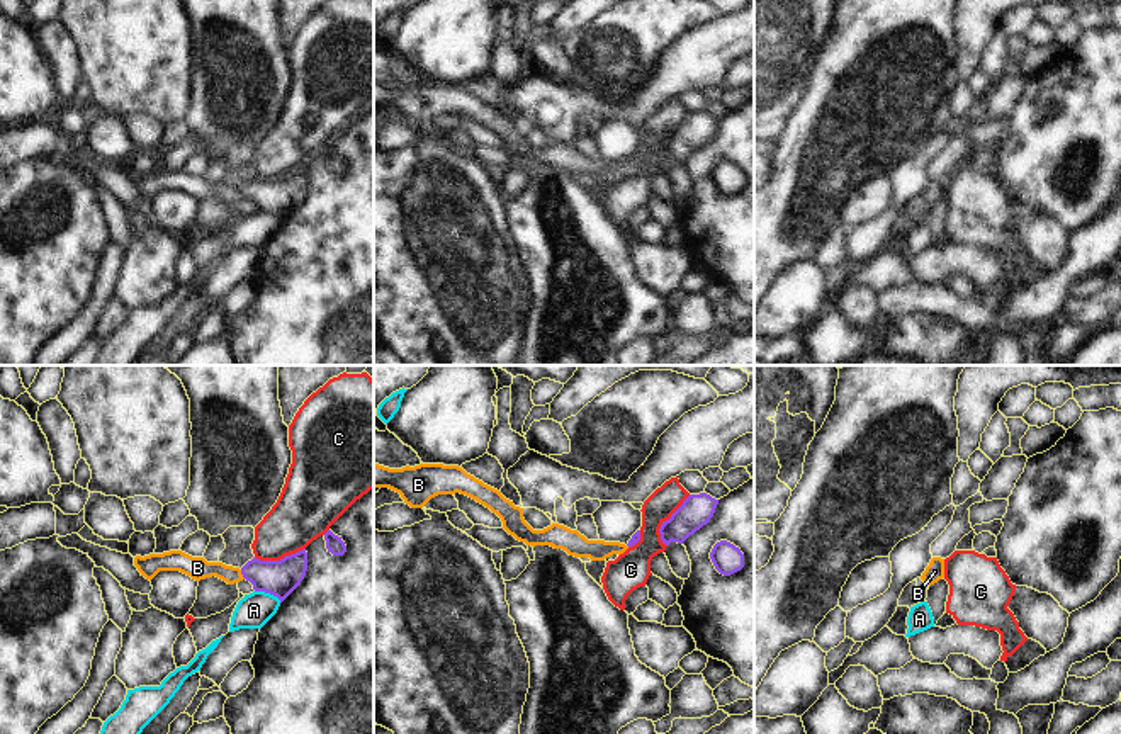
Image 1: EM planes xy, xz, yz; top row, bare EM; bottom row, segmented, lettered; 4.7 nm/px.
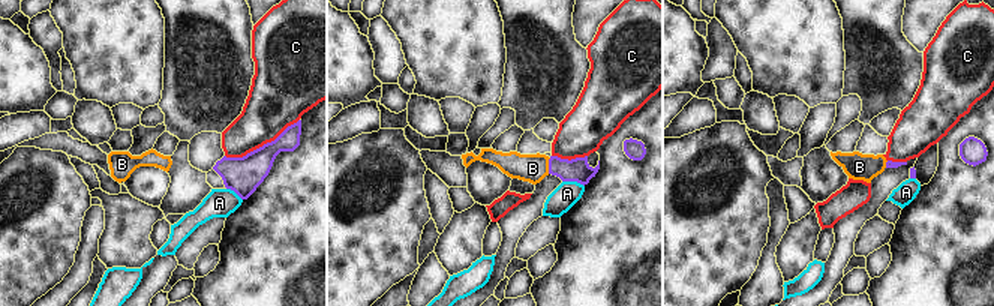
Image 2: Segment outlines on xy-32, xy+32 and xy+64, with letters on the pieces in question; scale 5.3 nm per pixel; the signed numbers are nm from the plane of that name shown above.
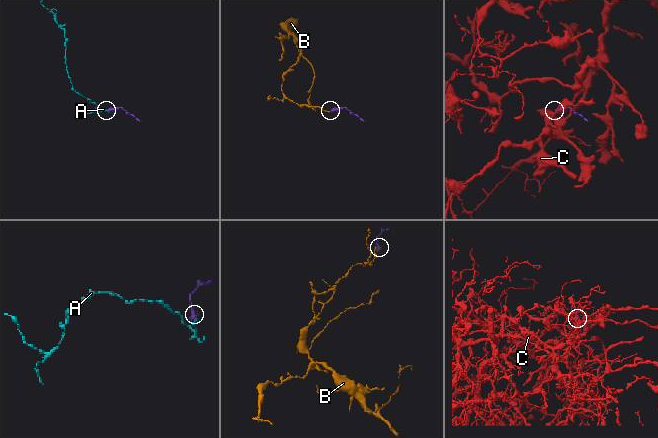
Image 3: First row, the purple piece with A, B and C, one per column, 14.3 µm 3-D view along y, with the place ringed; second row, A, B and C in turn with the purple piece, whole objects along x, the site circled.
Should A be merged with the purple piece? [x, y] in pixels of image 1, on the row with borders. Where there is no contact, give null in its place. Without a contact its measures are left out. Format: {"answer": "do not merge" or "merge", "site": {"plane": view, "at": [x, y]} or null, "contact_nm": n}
{"answer": "do not merge", "site": {"plane": "xy", "at": [269, 592]}, "contact_nm": 140}

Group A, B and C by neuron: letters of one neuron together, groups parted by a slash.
A / B / C

